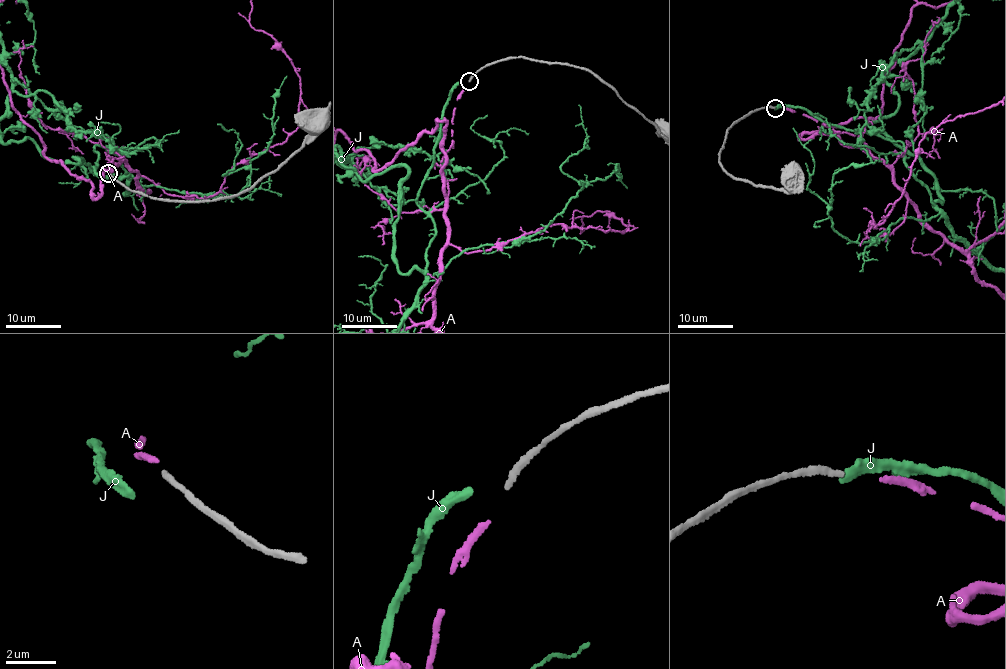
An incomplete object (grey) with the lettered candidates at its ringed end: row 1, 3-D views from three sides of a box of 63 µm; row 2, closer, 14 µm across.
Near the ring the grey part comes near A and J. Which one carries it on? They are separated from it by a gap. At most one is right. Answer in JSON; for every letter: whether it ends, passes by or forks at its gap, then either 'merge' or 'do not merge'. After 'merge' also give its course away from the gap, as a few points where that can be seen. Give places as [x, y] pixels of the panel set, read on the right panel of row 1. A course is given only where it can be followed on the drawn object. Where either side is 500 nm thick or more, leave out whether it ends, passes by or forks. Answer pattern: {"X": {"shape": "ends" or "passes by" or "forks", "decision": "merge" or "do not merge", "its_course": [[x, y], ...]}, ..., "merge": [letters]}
{"A": {"shape": "ends", "decision": "merge"}, "J": {"shape": "ends", "decision": "do not merge"}, "merge": ["A"]}

